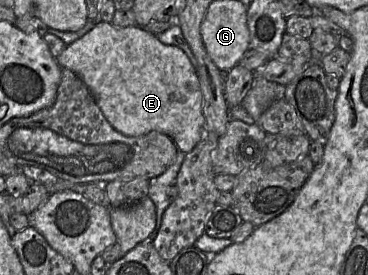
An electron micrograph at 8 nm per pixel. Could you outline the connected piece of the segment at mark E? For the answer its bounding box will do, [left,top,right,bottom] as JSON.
[56,22,204,154]

